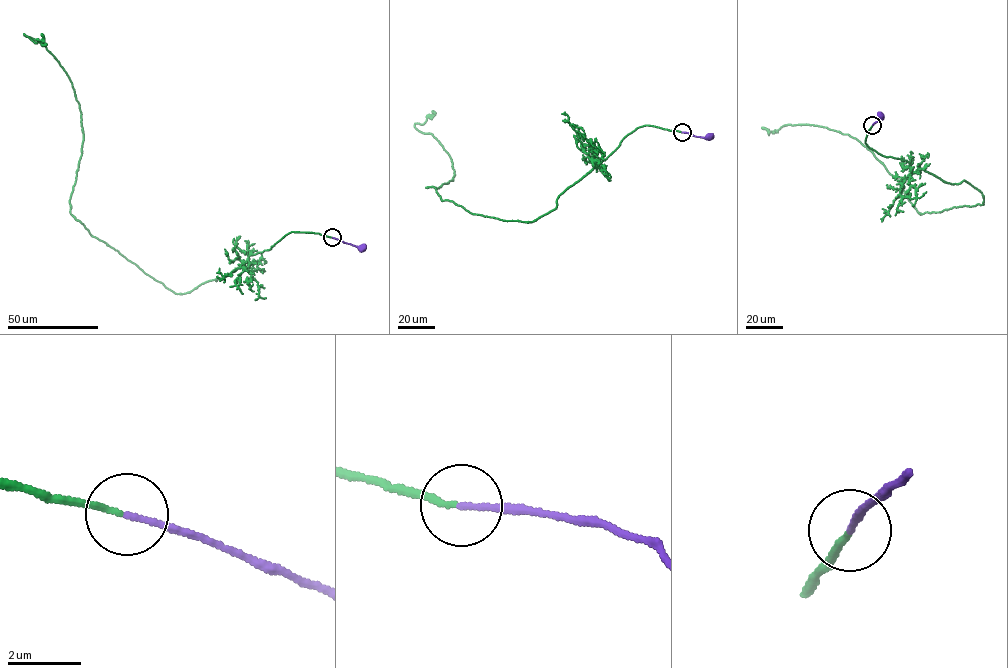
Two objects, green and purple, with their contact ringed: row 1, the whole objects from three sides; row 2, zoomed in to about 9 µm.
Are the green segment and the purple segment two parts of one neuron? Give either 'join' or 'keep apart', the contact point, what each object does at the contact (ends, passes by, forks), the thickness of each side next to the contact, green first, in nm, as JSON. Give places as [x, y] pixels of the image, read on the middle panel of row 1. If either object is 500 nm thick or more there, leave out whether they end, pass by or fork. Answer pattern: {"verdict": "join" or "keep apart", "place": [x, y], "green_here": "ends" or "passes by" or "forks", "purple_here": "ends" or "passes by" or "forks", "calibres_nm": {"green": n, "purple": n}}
{"verdict": "join", "place": [682, 132], "green_here": "ends", "purple_here": "ends", "calibres_nm": {"green": 140, "purple": 140}}

